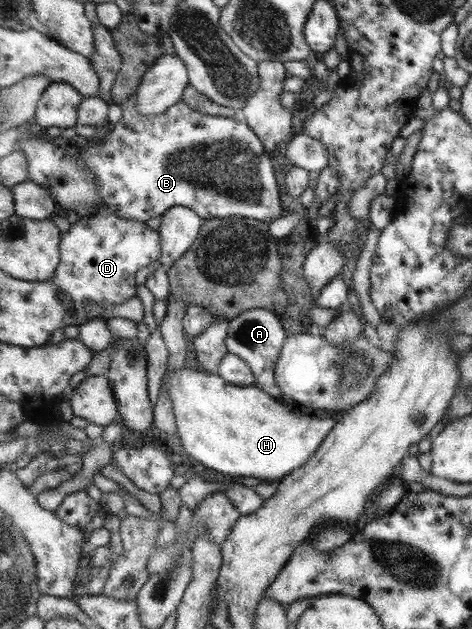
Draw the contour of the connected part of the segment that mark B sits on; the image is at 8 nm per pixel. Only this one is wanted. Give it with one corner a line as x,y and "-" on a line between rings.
136,94
121,105
121,109
123,116
104,140
87,142
84,148
75,148
78,159
98,181
100,200
119,217
145,222
162,217
177,205
190,207
205,221
239,217
269,224
286,214
281,207
281,193
271,155
247,121
204,114
183,101
161,115
142,117
136,109

